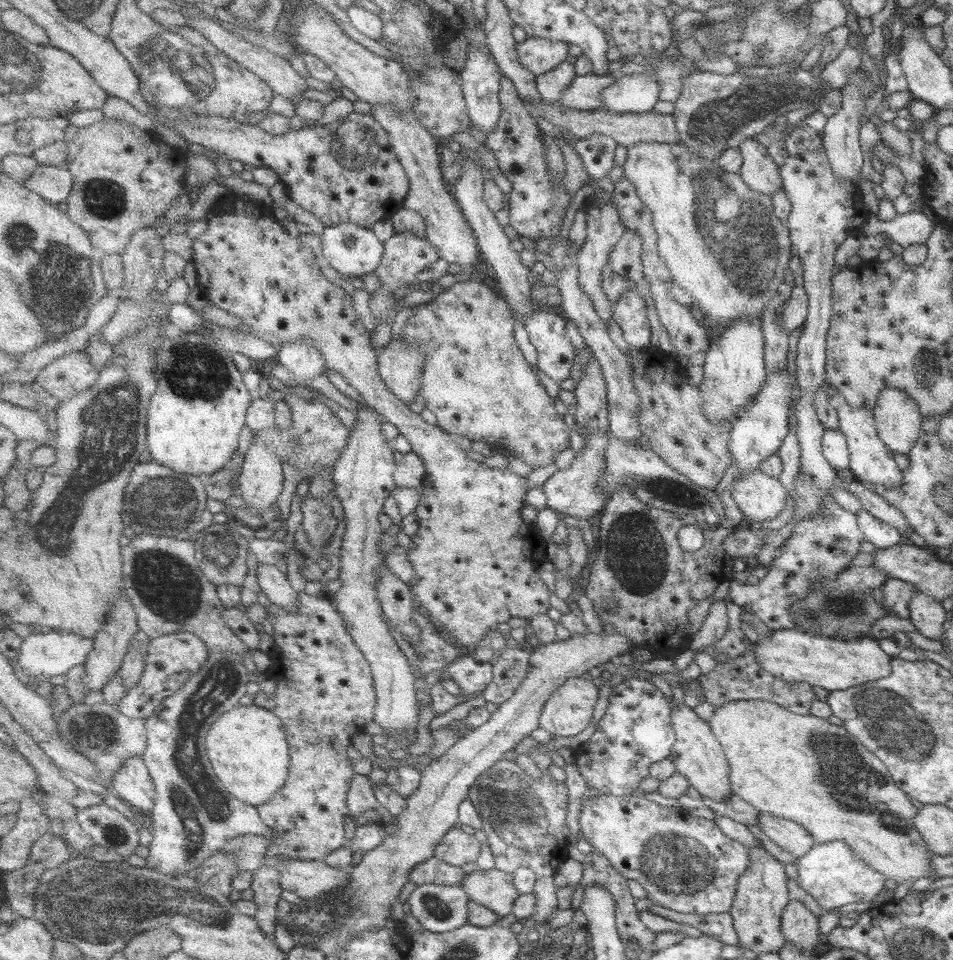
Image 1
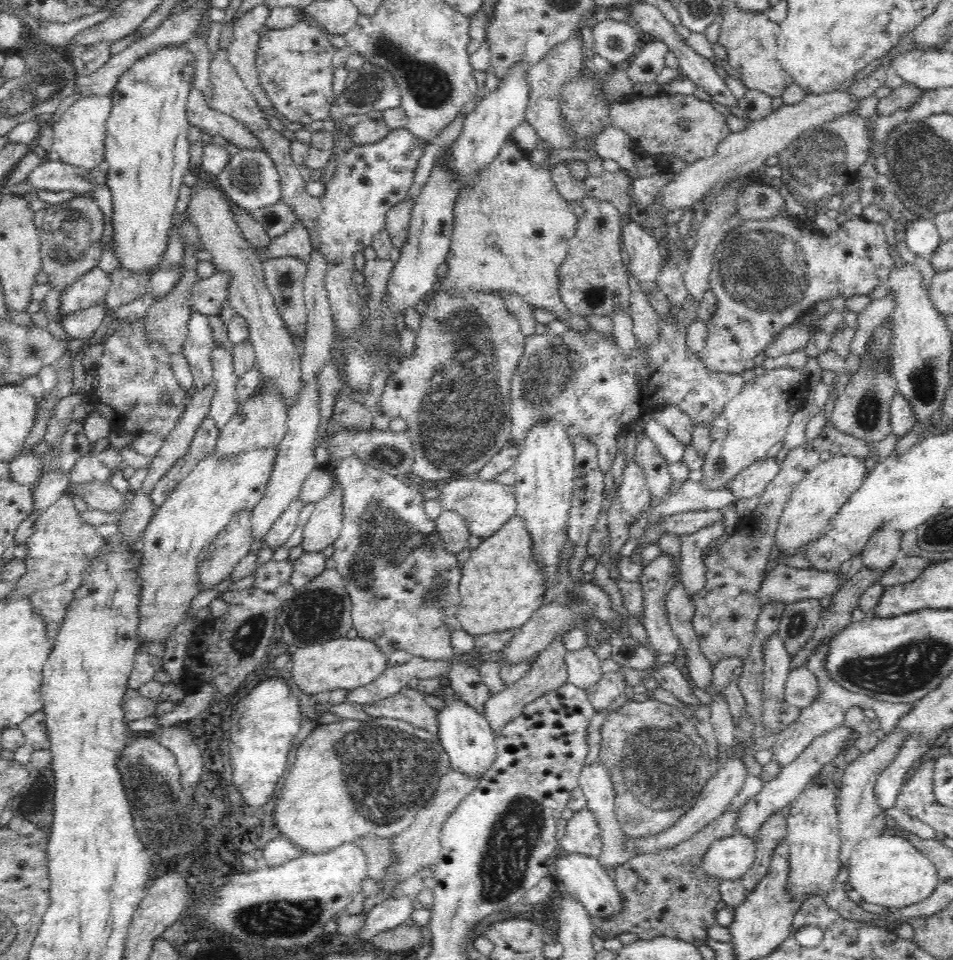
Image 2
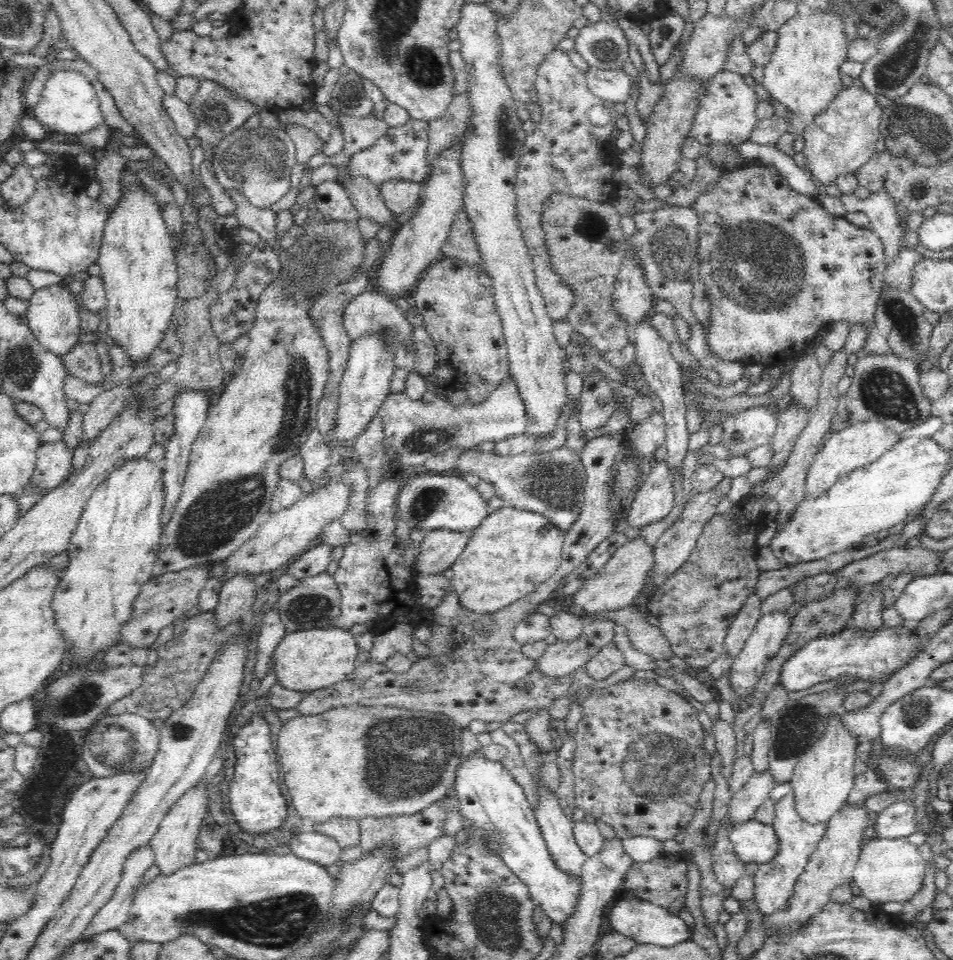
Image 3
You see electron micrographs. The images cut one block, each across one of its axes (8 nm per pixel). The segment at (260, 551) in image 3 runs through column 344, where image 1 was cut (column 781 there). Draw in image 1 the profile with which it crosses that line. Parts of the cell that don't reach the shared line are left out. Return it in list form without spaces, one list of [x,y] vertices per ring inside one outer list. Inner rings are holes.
[[[760,469],[732,483],[730,490],[746,520],[757,528],[766,527],[785,509],[785,488],[776,477],[768,476]]]

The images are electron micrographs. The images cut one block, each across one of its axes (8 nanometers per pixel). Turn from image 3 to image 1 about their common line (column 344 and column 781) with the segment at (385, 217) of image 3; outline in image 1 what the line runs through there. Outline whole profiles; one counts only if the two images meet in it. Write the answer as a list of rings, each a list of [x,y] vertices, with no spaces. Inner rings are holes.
[[[755,136],[744,139],[738,150],[743,158],[739,174],[748,188],[770,197],[783,188],[779,166]]]

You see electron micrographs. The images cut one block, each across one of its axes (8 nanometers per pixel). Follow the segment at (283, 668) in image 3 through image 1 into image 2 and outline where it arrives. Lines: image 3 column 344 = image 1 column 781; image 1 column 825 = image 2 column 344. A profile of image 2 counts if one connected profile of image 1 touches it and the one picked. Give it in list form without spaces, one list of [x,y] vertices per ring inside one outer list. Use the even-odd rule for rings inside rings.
[[[335,638],[315,645],[297,647],[291,650],[289,670],[296,686],[304,694],[315,695],[325,690],[352,690],[369,685],[374,679],[386,672],[388,656],[382,653],[375,641],[365,638]]]

